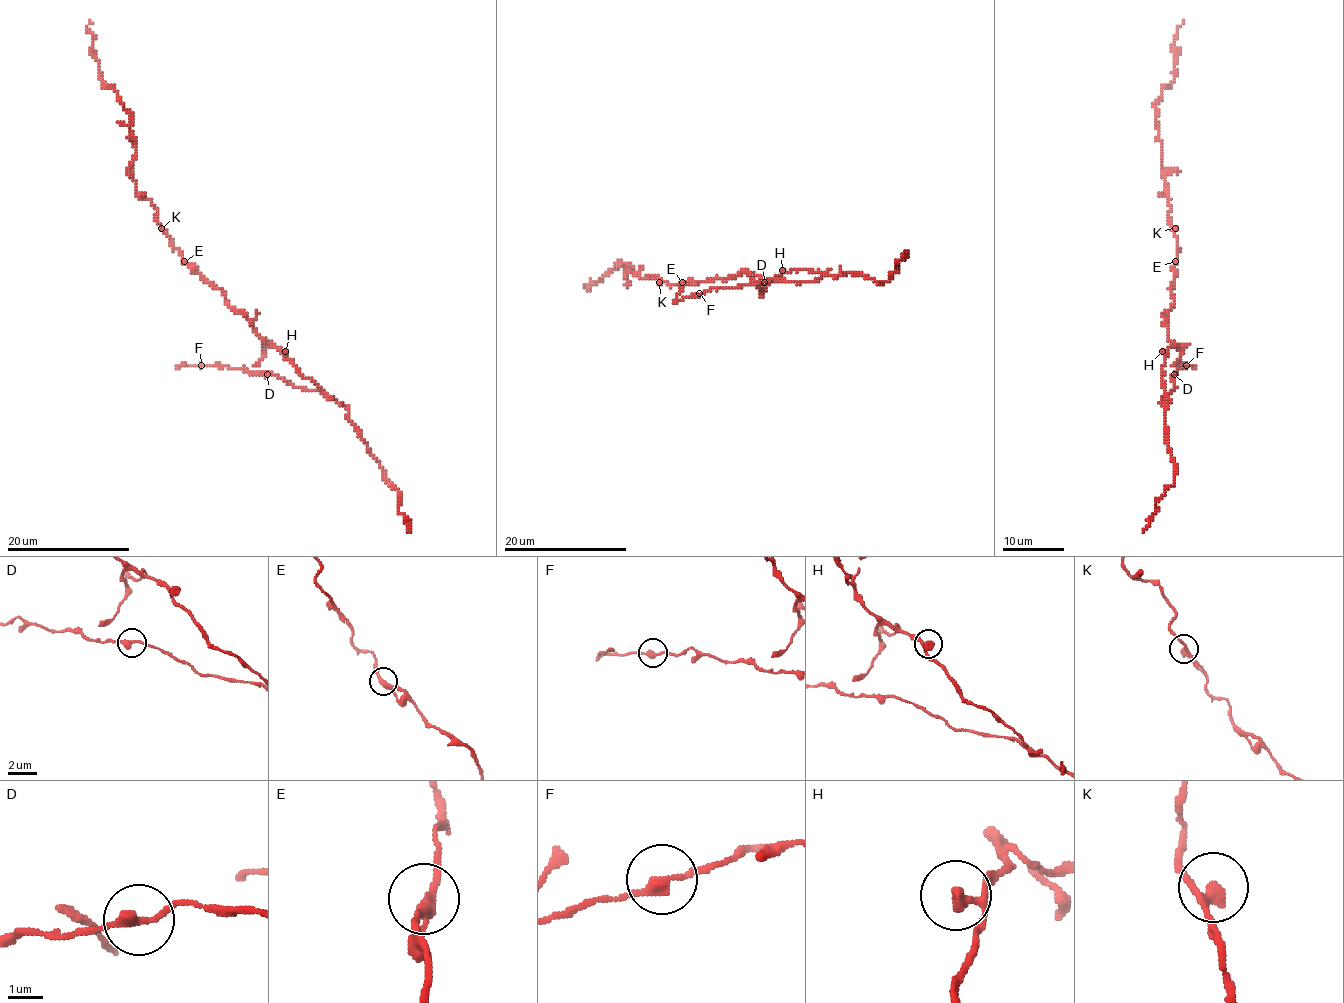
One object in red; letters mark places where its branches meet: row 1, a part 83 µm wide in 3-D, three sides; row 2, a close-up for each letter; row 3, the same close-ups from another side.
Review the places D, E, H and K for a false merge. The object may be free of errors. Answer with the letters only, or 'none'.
none

